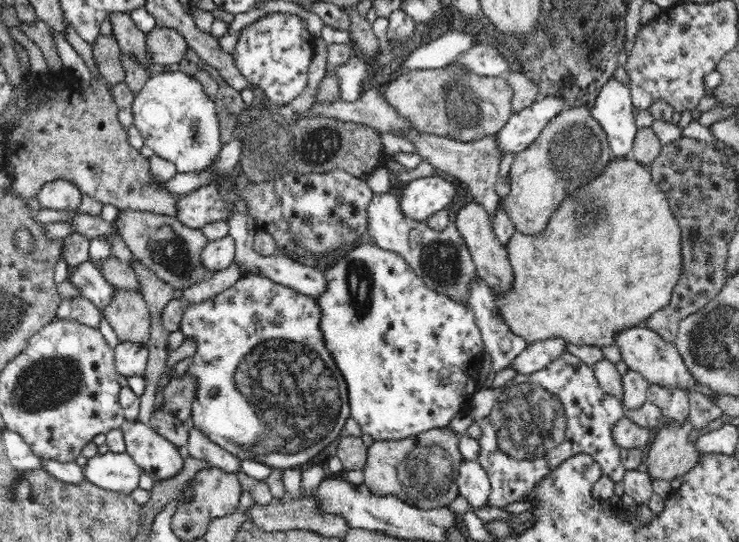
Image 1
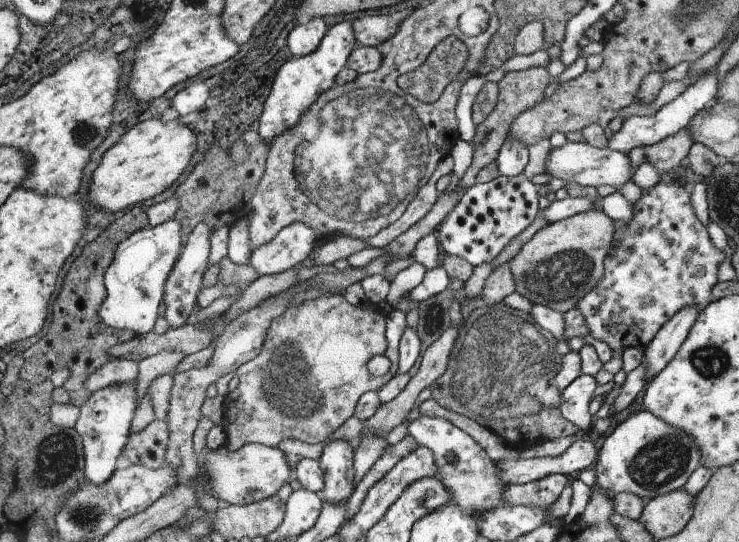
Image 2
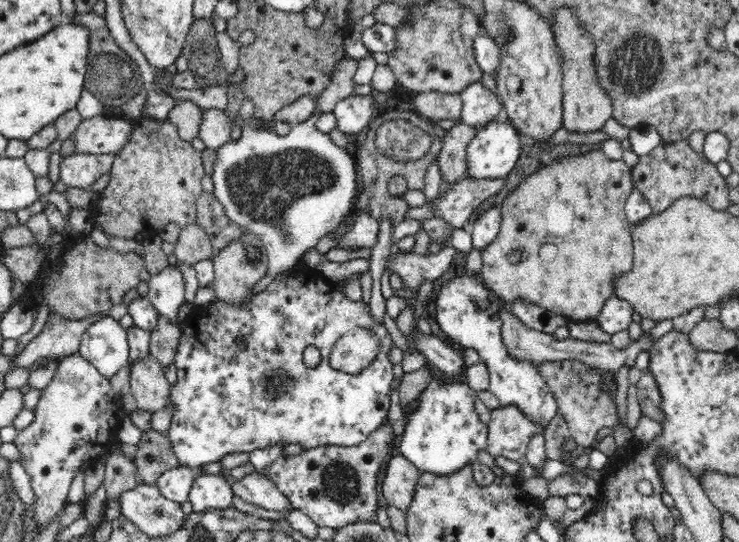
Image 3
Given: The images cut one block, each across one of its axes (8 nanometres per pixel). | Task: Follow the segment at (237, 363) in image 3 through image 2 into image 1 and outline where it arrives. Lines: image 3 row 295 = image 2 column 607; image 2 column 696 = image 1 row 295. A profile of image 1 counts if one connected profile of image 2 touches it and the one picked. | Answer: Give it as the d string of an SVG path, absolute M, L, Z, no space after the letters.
M248 274L248 276L242 276L230 290L218 294L214 300L196 304L196 306L188 304L182 312L180 332L186 336L186 340L188 338L198 340L198 352L192 356L190 370L186 370L186 374L196 380L196 392L194 392L196 400L194 400L192 418L188 420L188 424L198 428L204 436L208 436L208 440L218 444L222 450L238 456L238 460L254 460L260 464L264 462L268 468L274 468L274 470L292 470L292 466L296 466L296 464L304 466L304 462L308 462L308 460L312 462L312 458L320 452L320 448L328 446L330 442L334 442L342 436L342 430L346 428L348 418L352 418L350 400L348 400L348 384L346 384L342 372L338 370L338 364L334 362L330 350L326 348L326 338L322 334L322 308L314 298L304 296L302 292L298 292L294 288L282 286L266 276Z

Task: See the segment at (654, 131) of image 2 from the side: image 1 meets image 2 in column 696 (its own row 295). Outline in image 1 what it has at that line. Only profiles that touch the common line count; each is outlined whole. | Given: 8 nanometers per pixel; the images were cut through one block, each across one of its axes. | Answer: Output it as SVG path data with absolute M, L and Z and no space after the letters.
M90 260L84 262L84 264L78 264L74 274L68 276L68 282L74 284L84 298L88 298L92 304L96 304L100 308L102 320L100 320L98 330L104 336L104 340L108 342L108 346L114 350L120 344L120 338L114 332L114 328L110 326L110 322L104 318L104 308L114 300L116 288L104 278L102 270L98 270Z

